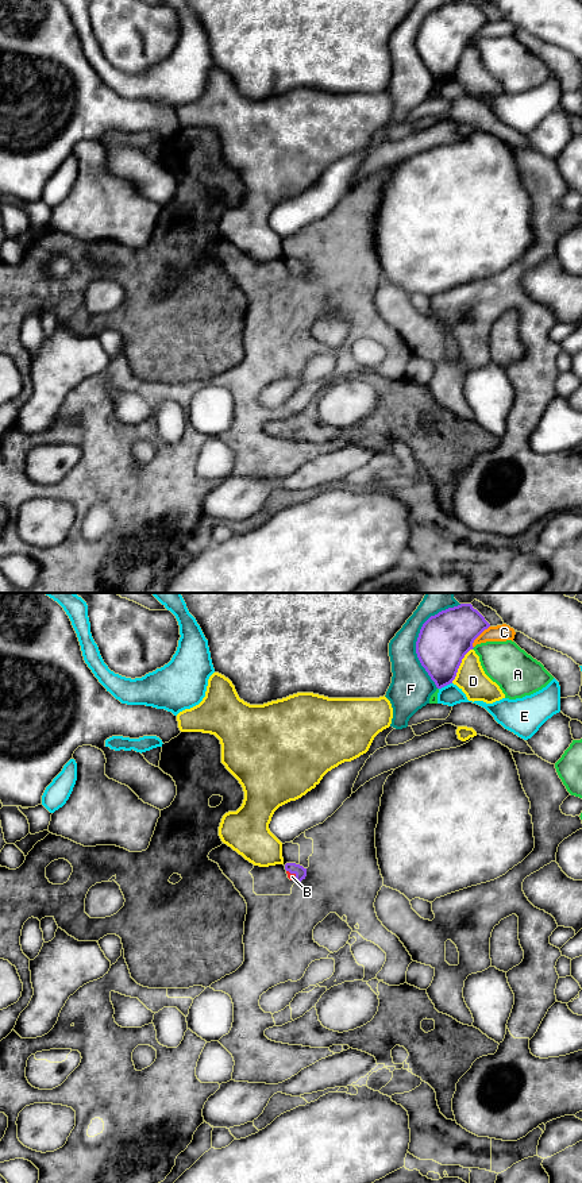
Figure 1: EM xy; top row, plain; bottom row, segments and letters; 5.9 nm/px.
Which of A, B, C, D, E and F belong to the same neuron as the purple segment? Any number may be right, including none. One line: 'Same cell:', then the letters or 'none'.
Same cell: B

